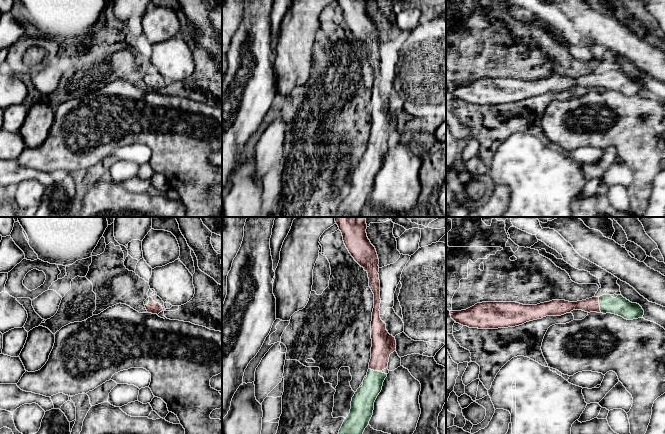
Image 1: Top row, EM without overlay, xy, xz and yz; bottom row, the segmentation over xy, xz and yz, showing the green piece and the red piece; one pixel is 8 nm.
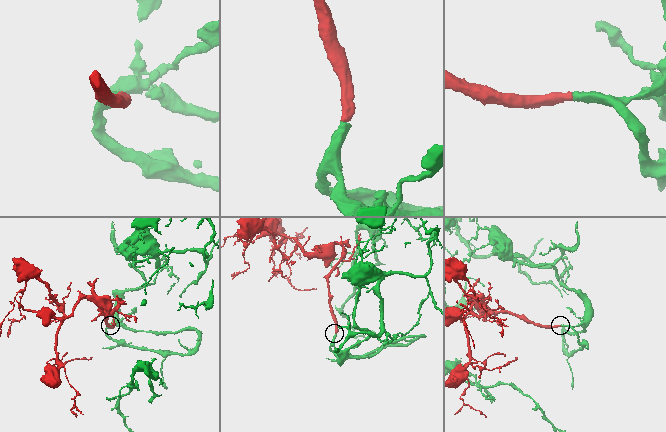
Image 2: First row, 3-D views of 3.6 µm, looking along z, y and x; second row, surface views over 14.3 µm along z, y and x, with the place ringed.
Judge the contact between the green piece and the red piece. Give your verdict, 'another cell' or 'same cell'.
same cell

